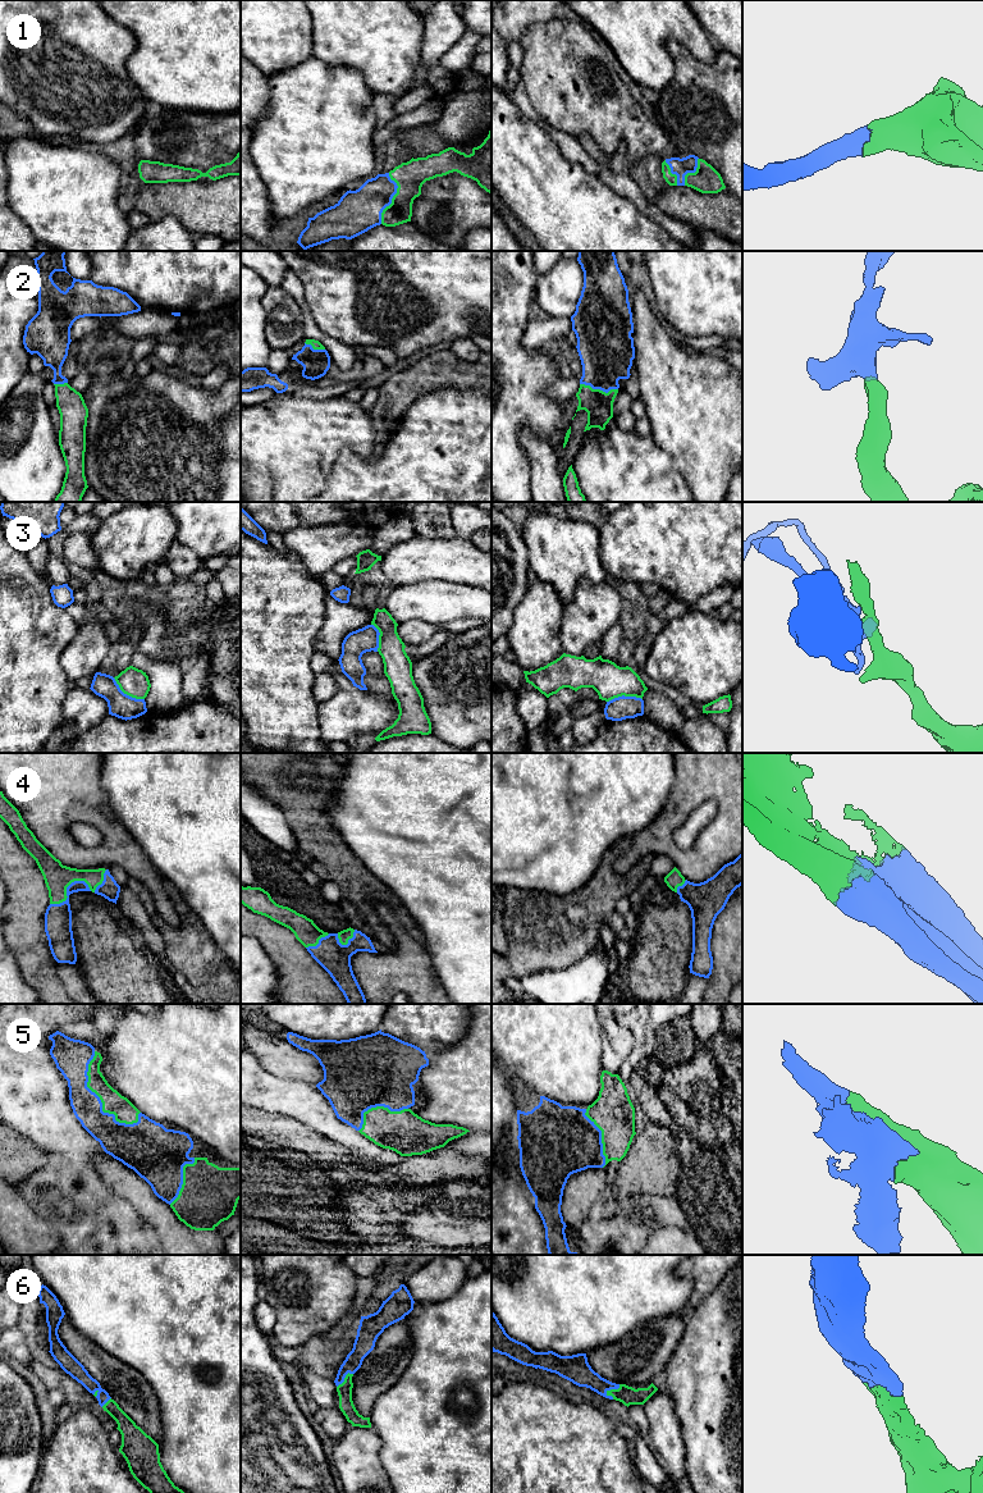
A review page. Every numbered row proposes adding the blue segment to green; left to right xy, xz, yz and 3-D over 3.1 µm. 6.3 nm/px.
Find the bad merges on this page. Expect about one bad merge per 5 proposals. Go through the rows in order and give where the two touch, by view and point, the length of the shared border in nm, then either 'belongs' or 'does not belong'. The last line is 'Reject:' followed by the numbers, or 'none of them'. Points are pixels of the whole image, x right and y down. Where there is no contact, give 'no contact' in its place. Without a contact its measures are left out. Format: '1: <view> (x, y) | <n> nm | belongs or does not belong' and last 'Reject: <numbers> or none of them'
1: xz (392, 199) | 320 nm | belongs
2: yz (599, 389) | 240 nm | belongs
3: xy (127, 694) | 240 nm | does not belong
4: xy (65, 889) | 280 nm | belongs
5: xy (100, 1099) | 550 nm | belongs
6: yz (612, 1389) | 120 nm | belongs
Reject: 3

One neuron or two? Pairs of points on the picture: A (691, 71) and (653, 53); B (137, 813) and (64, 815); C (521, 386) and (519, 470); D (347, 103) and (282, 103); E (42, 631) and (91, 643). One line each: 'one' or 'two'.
A: two
B: two
C: one
D: one
E: two

